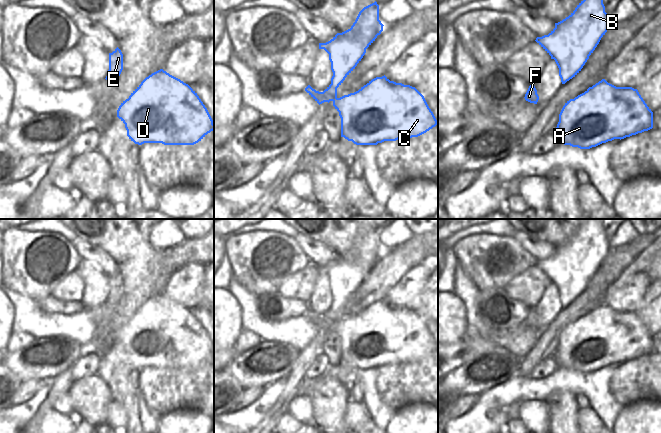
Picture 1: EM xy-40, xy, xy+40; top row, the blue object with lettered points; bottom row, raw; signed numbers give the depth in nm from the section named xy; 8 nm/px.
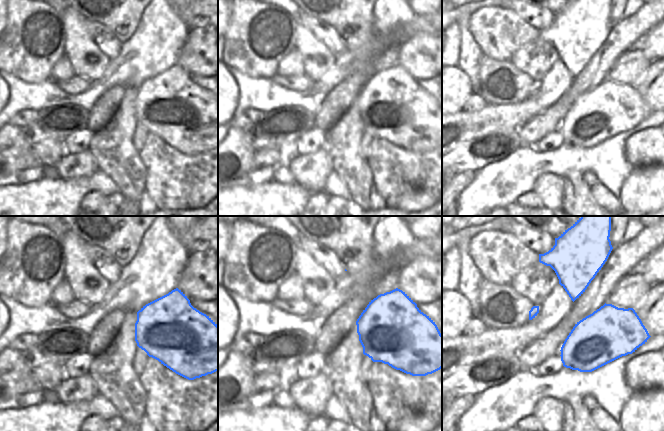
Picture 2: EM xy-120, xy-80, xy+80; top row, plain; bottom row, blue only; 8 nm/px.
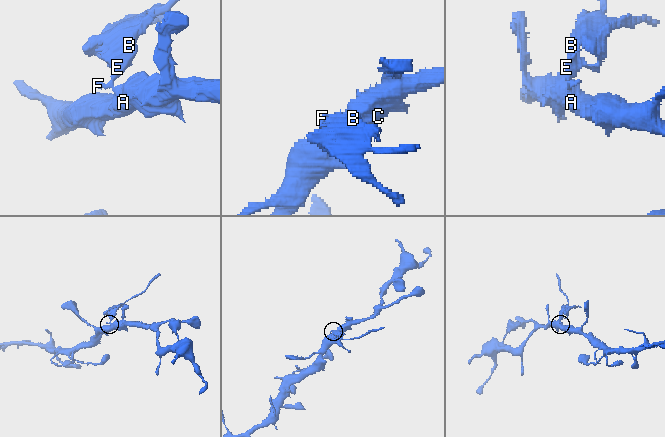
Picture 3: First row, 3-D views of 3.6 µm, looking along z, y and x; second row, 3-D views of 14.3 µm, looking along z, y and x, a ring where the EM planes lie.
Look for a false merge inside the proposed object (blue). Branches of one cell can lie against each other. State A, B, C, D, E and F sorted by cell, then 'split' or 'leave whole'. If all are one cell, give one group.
A C D / B E F; split

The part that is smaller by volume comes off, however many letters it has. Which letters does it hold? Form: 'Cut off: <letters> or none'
Cut off: B, E, F

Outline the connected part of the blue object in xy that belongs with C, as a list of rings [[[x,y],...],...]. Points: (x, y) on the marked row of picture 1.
[[[376,77],[358,91],[333,101],[341,118],[341,137],[356,145],[377,145],[384,141],[418,137],[438,123],[424,96],[410,85]]]

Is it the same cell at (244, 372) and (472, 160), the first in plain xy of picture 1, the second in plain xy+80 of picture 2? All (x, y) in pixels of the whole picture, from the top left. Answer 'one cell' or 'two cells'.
one cell

